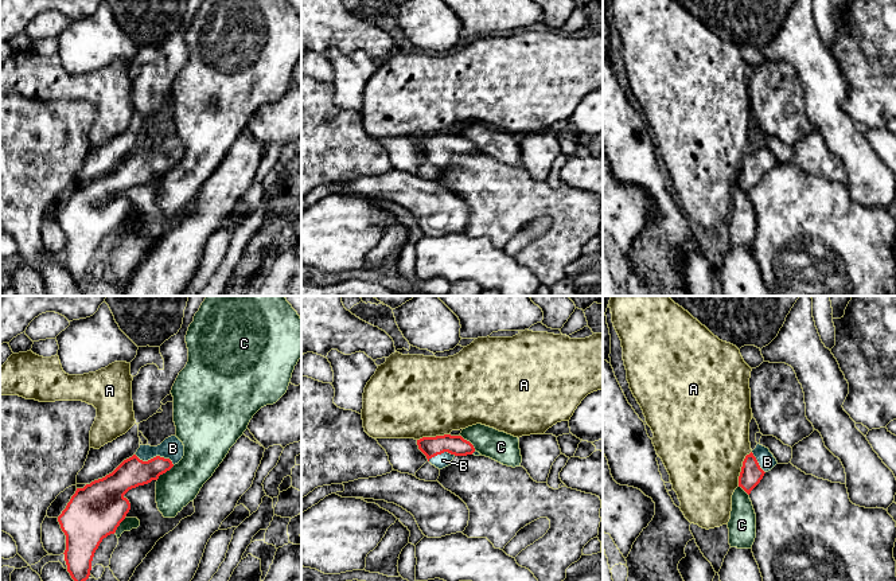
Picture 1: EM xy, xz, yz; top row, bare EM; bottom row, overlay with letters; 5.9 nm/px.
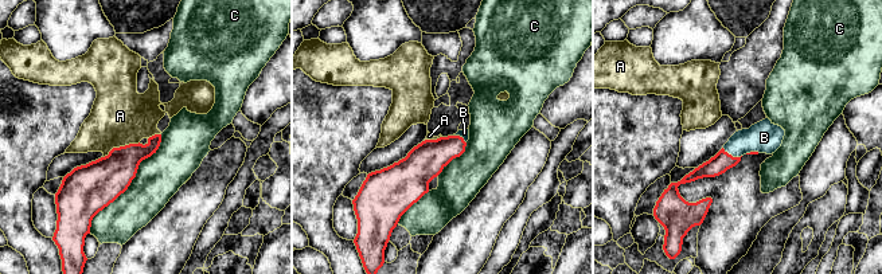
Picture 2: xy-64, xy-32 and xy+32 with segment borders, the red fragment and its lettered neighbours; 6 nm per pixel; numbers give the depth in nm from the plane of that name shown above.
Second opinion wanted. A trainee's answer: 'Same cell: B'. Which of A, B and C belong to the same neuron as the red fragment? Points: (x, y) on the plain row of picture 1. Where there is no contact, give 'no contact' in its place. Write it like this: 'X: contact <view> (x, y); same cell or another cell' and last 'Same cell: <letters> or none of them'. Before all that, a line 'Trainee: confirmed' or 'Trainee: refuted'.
Trainee: confirmed
A: contact yz (741, 167); another cell
B: contact xy (155, 156); same cell
C: contact xz (468, 140); another cell
Same cell: B

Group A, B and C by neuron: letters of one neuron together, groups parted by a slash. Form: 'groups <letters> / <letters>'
groups A / B / C

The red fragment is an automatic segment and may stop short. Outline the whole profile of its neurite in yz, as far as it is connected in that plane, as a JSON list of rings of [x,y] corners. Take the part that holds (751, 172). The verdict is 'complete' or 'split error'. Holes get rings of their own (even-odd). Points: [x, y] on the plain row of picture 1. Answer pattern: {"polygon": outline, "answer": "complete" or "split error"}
{"polygon": [[[757,143],[756,147],[745,155],[739,175],[739,186],[748,194],[760,182],[764,172],[778,163],[768,147]]], "answer": "split error"}

